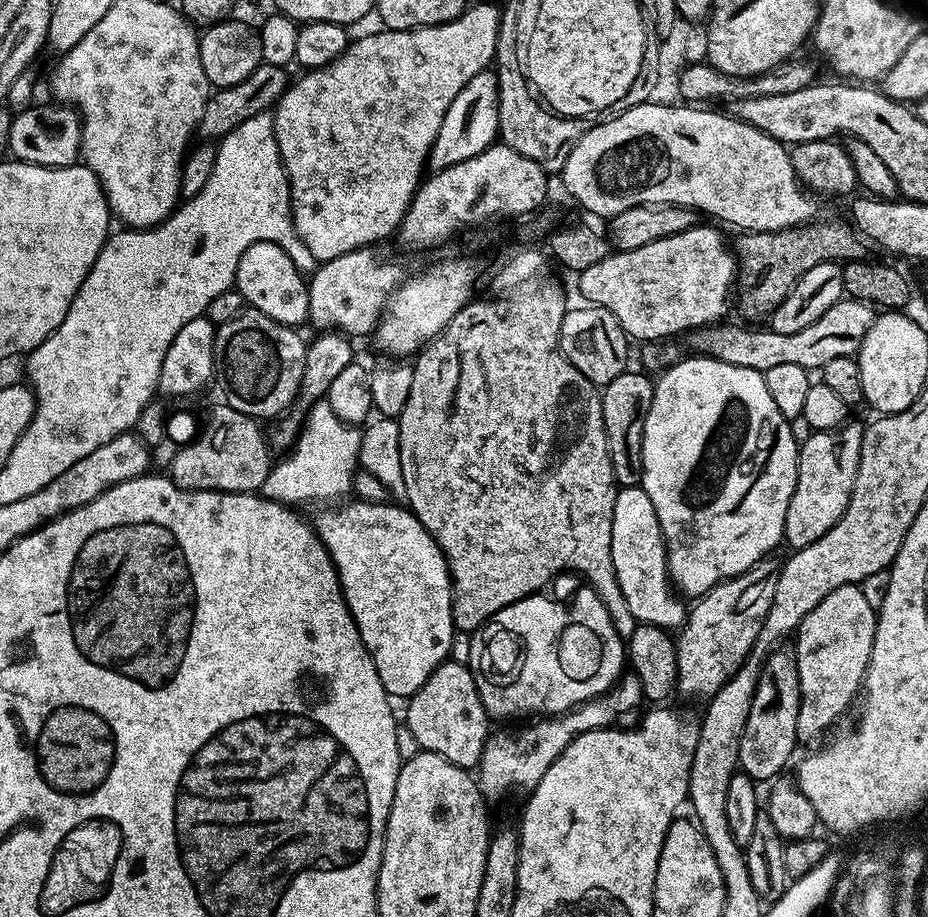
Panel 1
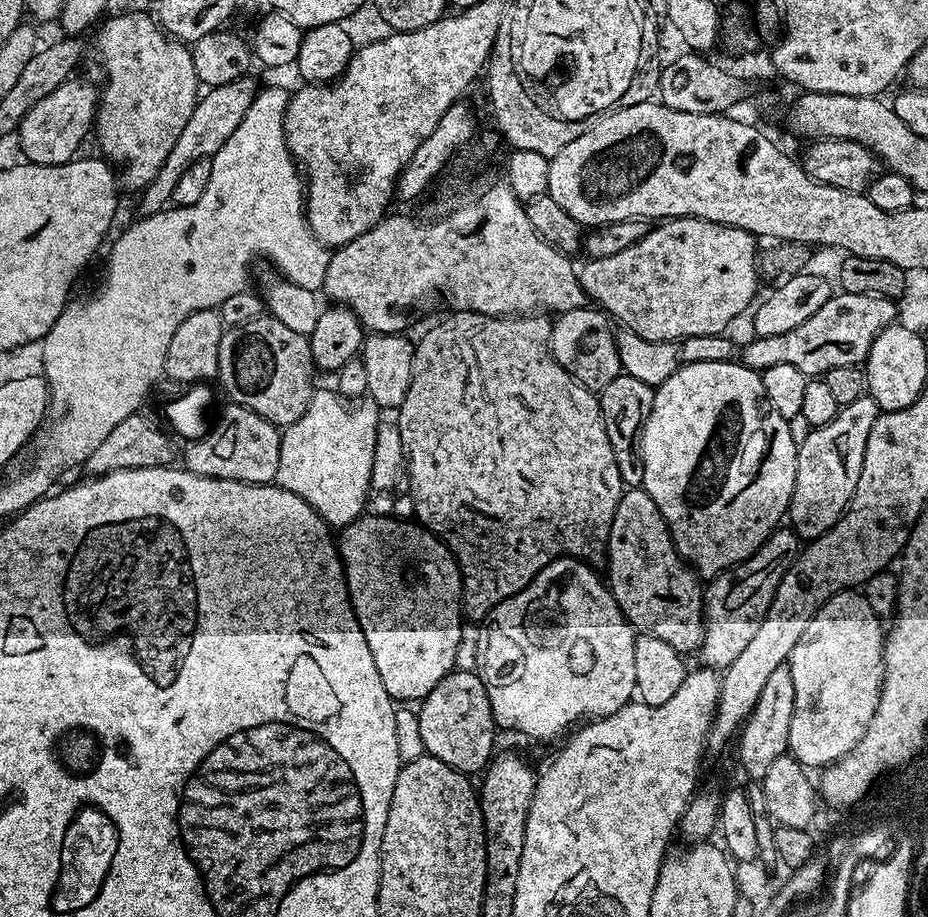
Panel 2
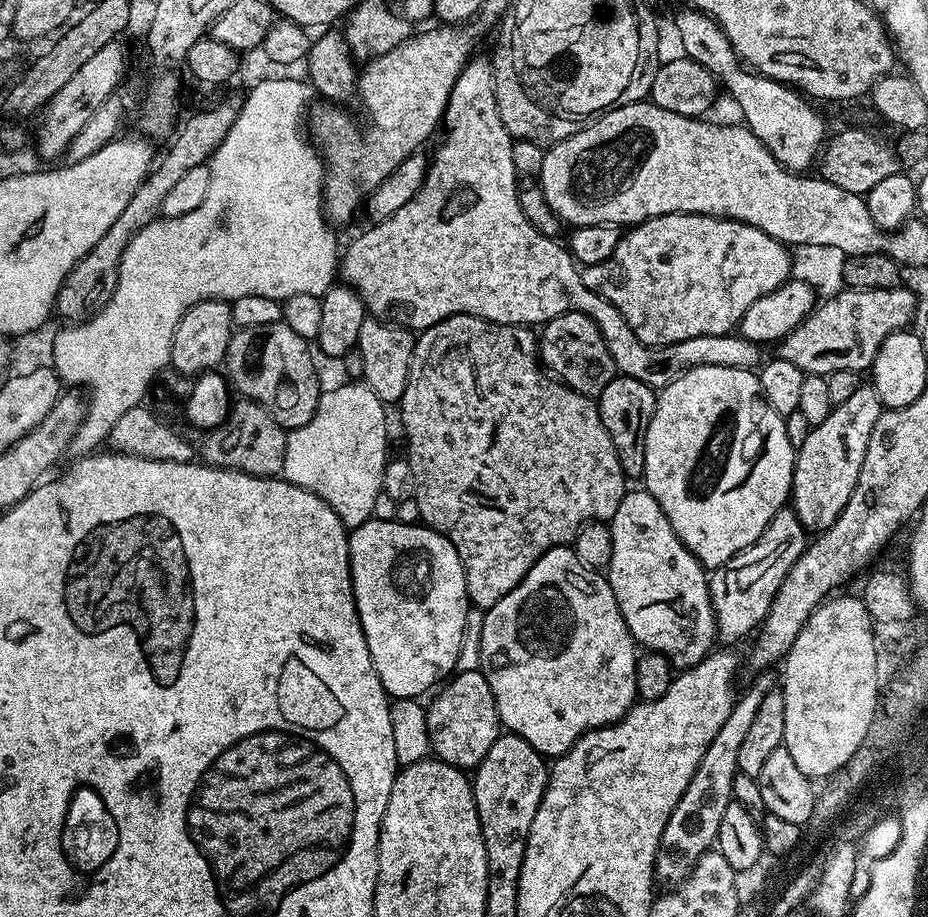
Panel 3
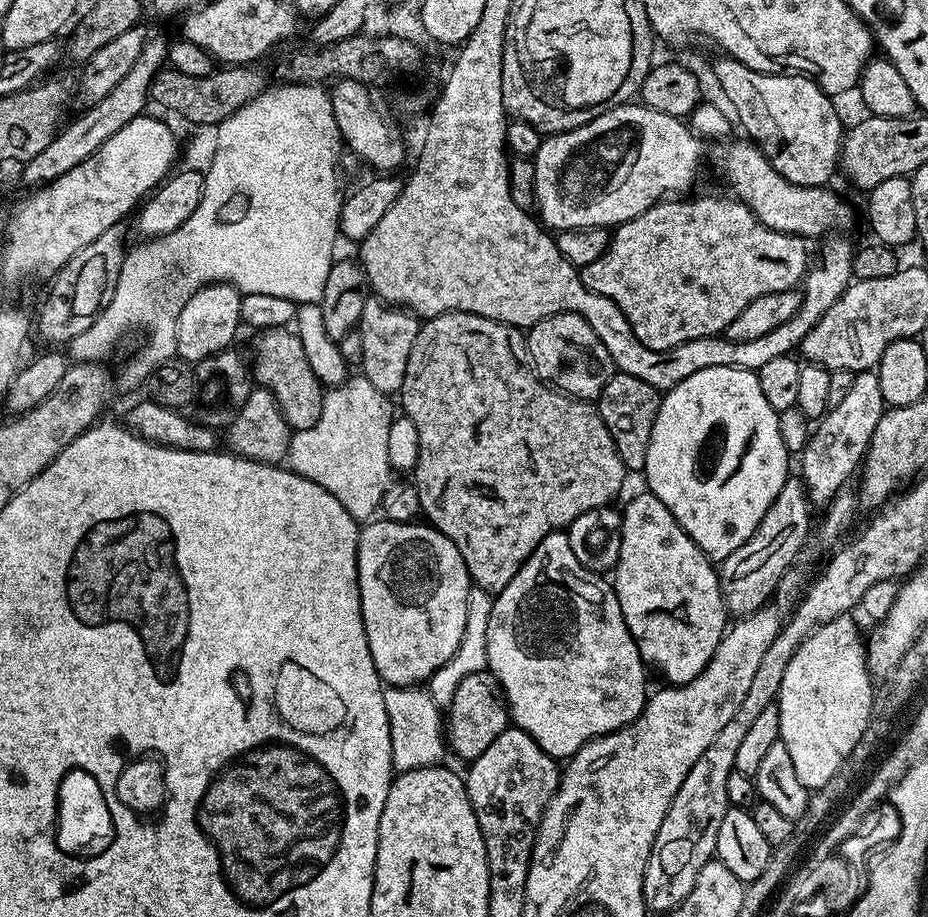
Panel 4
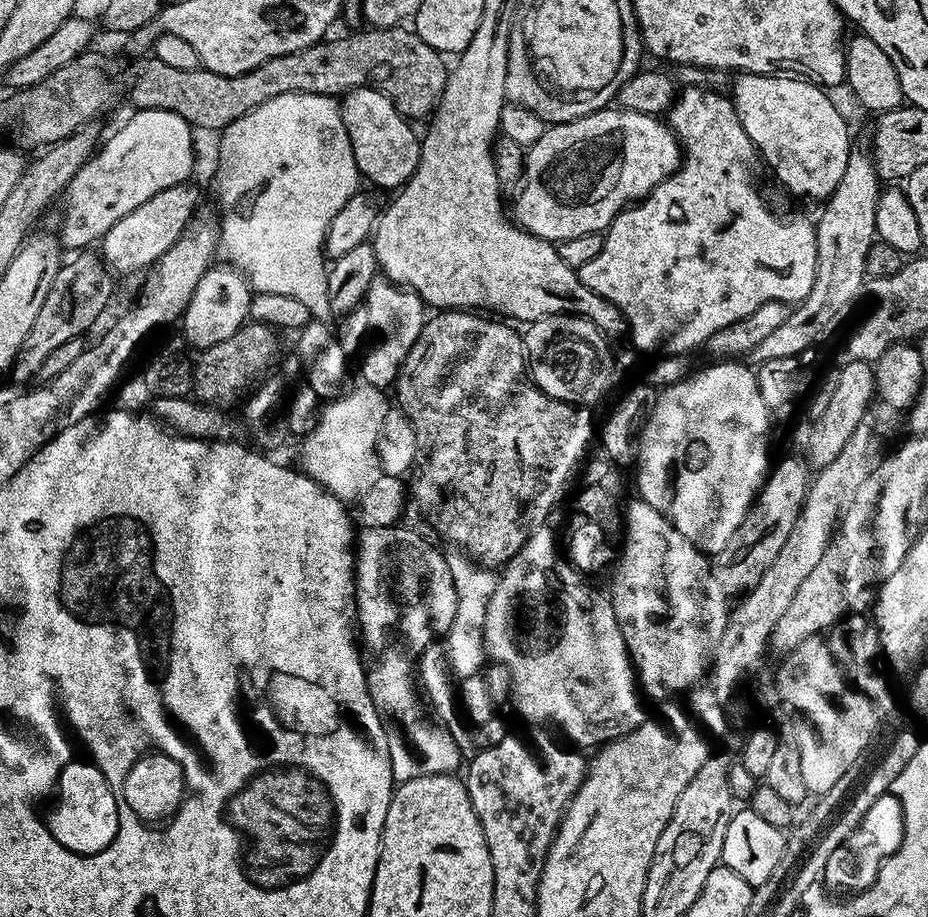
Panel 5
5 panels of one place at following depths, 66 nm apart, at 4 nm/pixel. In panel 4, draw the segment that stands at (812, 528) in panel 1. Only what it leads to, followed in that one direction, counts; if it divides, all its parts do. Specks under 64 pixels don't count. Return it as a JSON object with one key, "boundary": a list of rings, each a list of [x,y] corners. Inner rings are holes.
{"boundary":[[[875,371],[857,372],[854,375],[854,386],[850,386],[850,394],[846,394],[846,402],[842,406],[844,416],[840,414],[828,414],[823,417],[822,424],[828,428],[820,428],[811,433],[808,445],[804,447],[802,459],[804,459],[804,473],[802,479],[805,488],[808,489],[808,499],[813,505],[827,506],[836,495],[845,487],[848,479],[853,479],[854,473],[861,467],[864,454],[870,438],[874,434],[874,426],[884,417],[886,405],[880,389],[880,378]]]}

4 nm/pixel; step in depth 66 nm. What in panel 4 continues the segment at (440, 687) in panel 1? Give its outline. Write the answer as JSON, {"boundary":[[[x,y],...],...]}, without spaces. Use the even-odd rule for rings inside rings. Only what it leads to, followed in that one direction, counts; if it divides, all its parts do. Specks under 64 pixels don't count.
{"boundary":[[[468,672],[456,688],[451,689],[452,700],[446,706],[446,744],[464,759],[464,762],[471,762],[498,738],[510,726],[508,706],[505,703],[505,696],[499,682],[491,672]]]}

